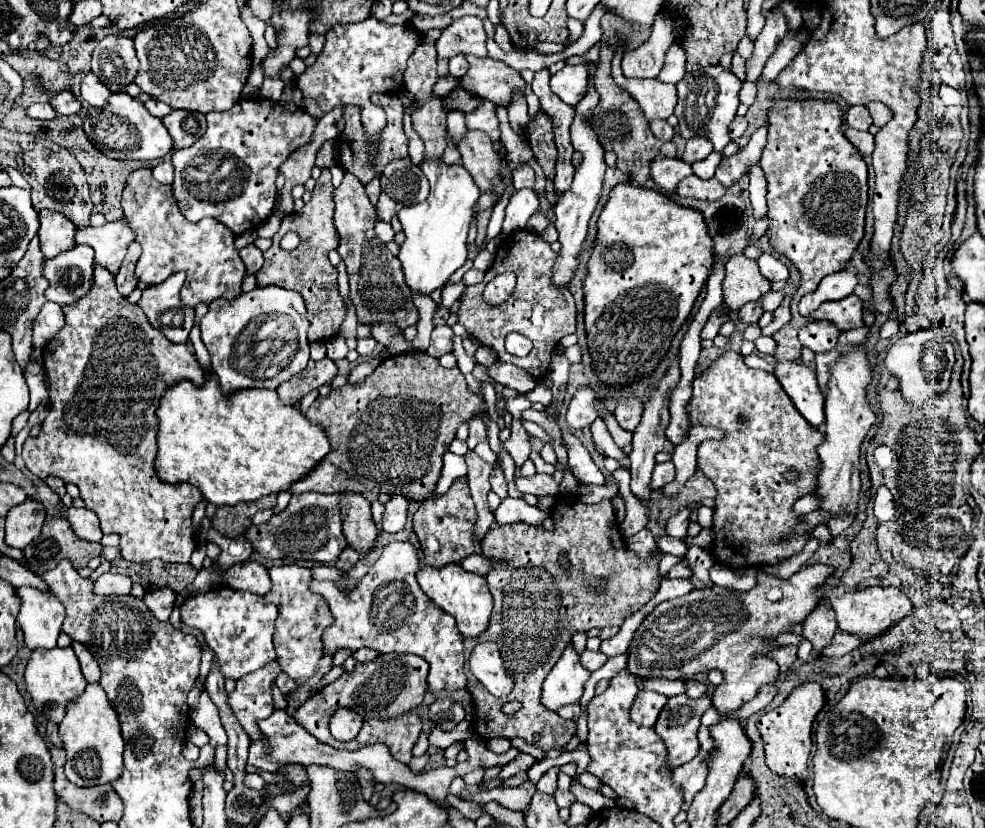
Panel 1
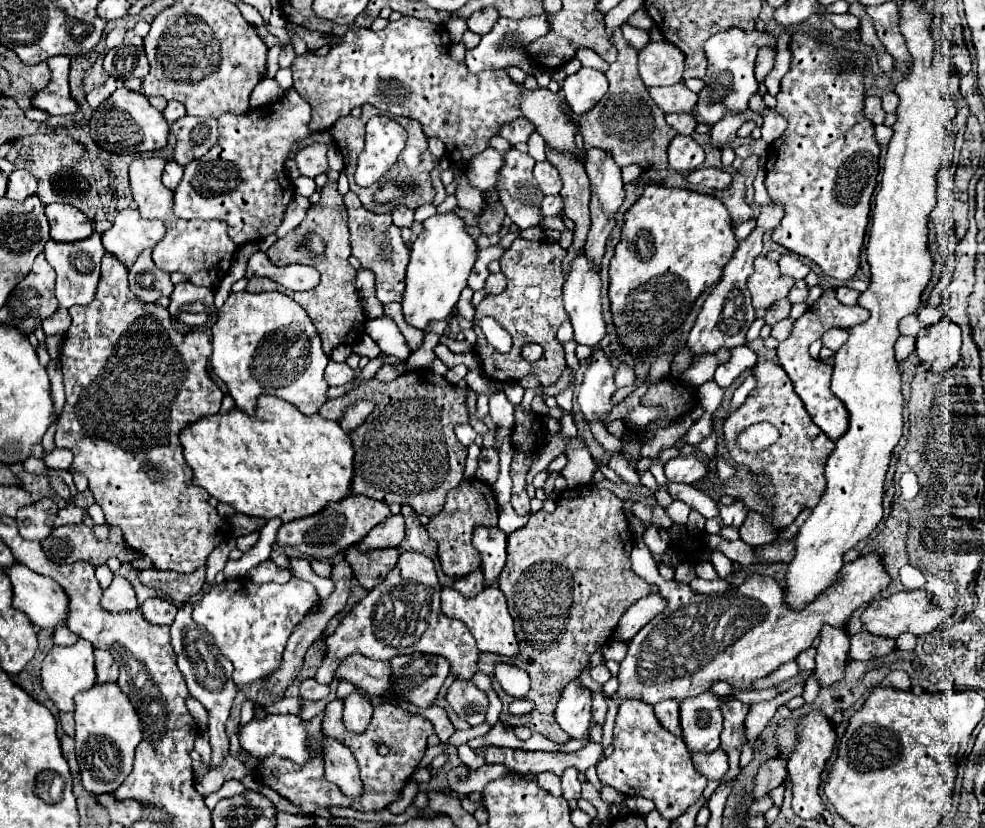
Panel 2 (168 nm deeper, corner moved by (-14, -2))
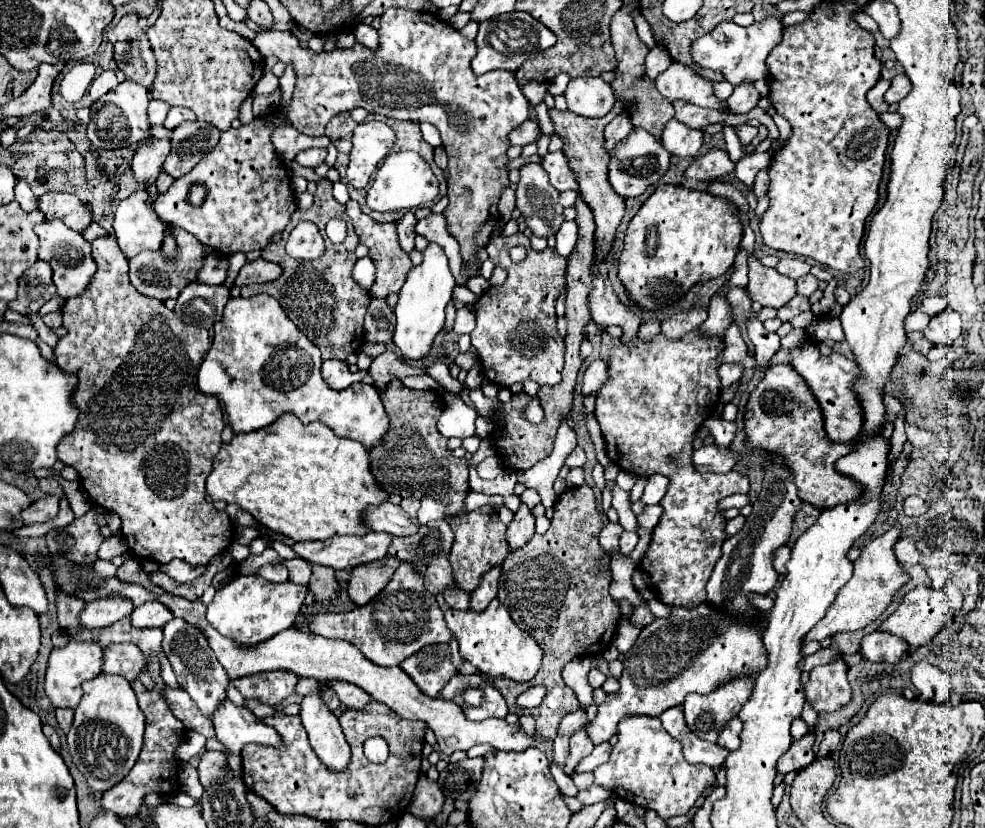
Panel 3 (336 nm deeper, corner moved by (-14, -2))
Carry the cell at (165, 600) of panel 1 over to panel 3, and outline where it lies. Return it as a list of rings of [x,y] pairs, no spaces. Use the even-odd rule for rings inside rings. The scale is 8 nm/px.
[[[144,603],[140,607],[136,607],[130,615],[132,625],[138,629],[150,629],[150,627],[164,627],[164,623],[168,623],[172,619],[172,611],[168,611],[162,603]]]

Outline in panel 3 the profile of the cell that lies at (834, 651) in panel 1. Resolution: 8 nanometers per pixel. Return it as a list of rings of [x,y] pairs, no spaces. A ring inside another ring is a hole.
[[[874,631],[862,639],[860,655],[868,661],[884,661],[884,663],[898,663],[902,655],[908,651],[908,643],[894,637],[892,633]]]

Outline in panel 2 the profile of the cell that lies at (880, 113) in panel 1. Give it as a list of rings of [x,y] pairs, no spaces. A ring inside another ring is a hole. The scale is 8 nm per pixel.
[[[894,91],[882,95],[882,107],[884,107],[886,113],[896,113],[898,111],[898,103],[900,103],[900,99],[898,99],[898,95]]]

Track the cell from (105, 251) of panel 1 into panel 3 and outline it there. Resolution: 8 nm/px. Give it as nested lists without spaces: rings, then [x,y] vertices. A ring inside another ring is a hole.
[[[136,191],[120,201],[114,217],[114,233],[120,249],[130,259],[140,251],[158,251],[164,241],[166,225],[148,203],[146,191]]]

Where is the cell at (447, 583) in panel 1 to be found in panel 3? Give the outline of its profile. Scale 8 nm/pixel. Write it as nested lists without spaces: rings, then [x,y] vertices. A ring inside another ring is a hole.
[[[494,599],[486,611],[476,613],[476,611],[446,611],[444,615],[448,629],[454,633],[456,641],[458,641],[458,649],[460,655],[472,663],[478,671],[484,671],[484,675],[488,675],[490,679],[512,679],[516,683],[526,683],[530,681],[538,669],[540,669],[540,661],[542,661],[542,649],[540,645],[532,639],[530,633],[522,631],[510,617],[508,609]]]

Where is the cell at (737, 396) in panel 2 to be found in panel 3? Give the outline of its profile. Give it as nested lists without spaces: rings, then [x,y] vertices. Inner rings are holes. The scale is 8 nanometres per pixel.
[[[756,317],[746,321],[746,329],[748,329],[748,337],[750,337],[752,345],[754,345],[757,368],[761,368],[780,349],[780,337],[776,333],[768,333],[764,329],[762,321],[758,321]]]

